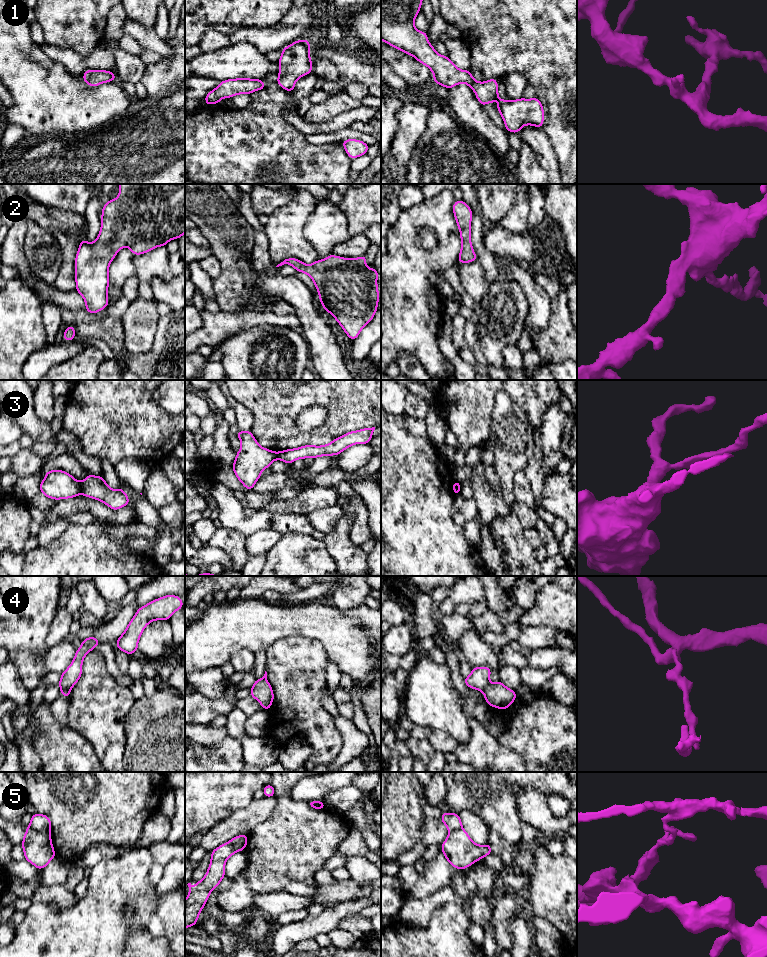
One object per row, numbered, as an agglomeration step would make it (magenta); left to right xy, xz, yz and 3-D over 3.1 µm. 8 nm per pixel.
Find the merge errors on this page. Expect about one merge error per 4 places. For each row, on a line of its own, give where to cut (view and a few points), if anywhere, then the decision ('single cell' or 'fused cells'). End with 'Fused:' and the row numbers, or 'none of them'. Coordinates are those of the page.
1: no cut; single cell
2: no cut; single cell
3: cut in xy along (79, 482), (80, 493); fused cells
4: cut in yz along (489, 682), (482, 691); fused cells
5: cut in xy along (28, 825), (37, 831), (49, 833); fused cells
Fused: 3, 4, 5

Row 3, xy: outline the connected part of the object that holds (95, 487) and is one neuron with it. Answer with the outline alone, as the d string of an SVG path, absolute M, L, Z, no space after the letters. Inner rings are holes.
M89 474L80 482L82 495L102 501L112 510L118 510L130 503L127 494L119 487L112 490L102 476L94 476Z

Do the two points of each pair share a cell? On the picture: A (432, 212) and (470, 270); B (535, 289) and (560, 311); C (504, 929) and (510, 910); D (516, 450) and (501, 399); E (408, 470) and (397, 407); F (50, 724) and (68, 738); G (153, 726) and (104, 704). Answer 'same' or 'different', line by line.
A: different
B: different
C: same
D: same
E: different
F: same
G: different

